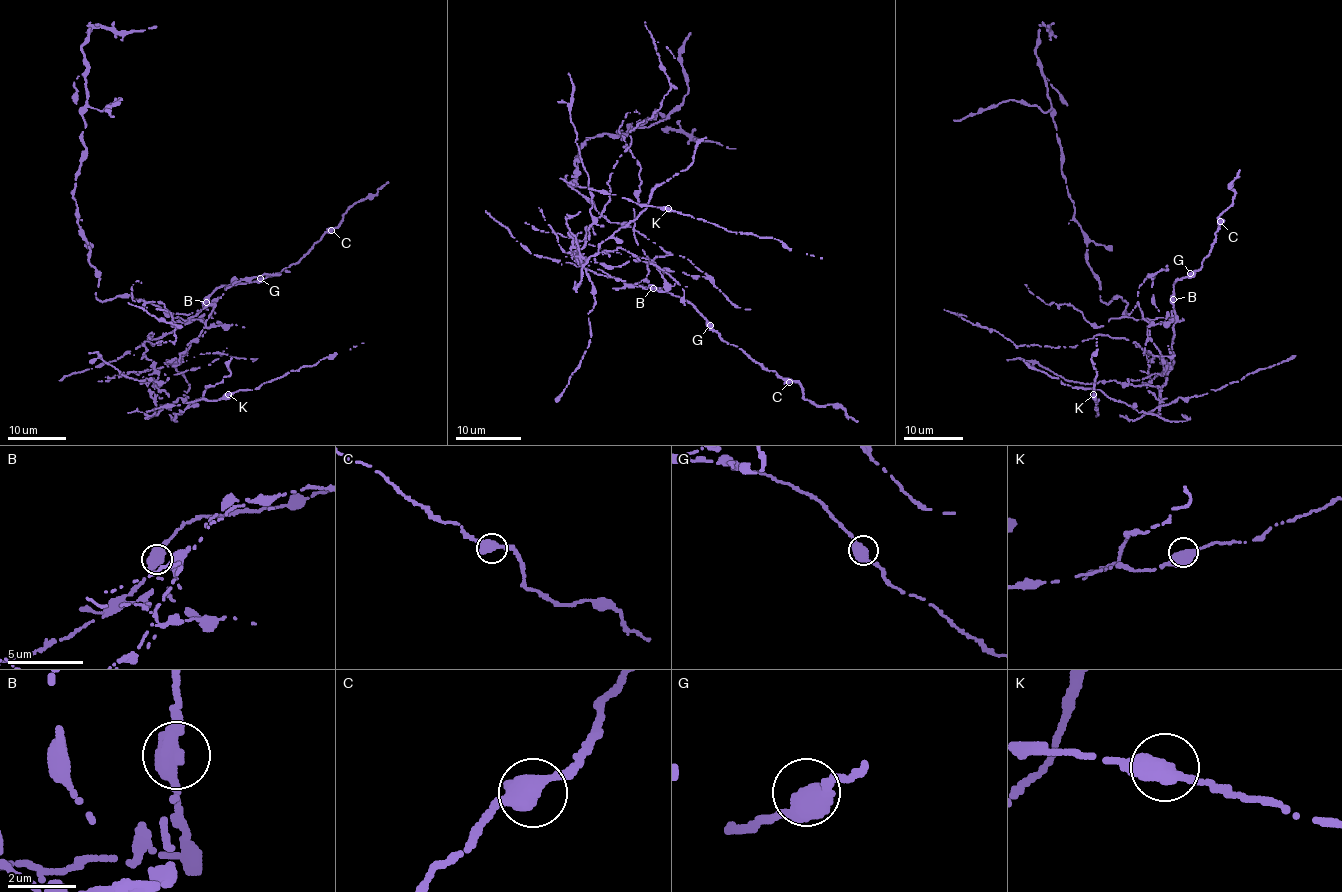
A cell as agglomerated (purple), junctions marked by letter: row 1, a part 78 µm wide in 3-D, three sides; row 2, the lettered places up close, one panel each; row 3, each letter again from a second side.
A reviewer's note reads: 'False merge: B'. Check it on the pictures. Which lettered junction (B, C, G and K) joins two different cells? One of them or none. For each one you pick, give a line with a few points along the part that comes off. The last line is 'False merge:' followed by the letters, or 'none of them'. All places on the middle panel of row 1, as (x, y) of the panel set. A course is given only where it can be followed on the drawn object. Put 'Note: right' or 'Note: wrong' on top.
Note: right
B: (652, 289), (666, 289), (652, 260), (668, 254), (565, 177), (586, 139), (654, 125), (684, 99), (690, 33)
False merge: B

